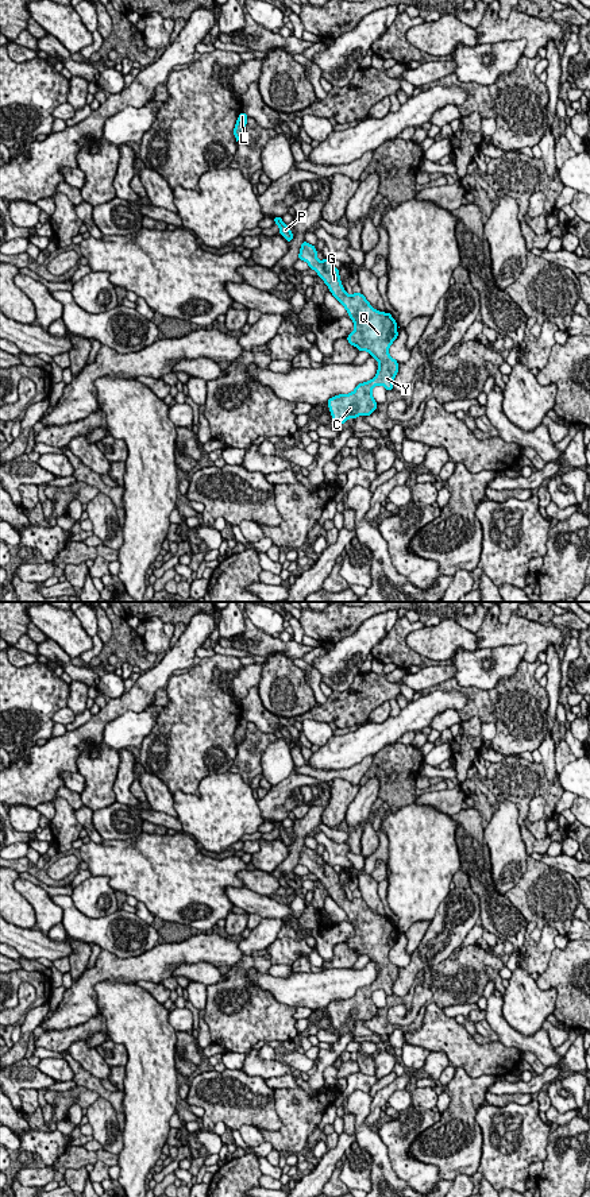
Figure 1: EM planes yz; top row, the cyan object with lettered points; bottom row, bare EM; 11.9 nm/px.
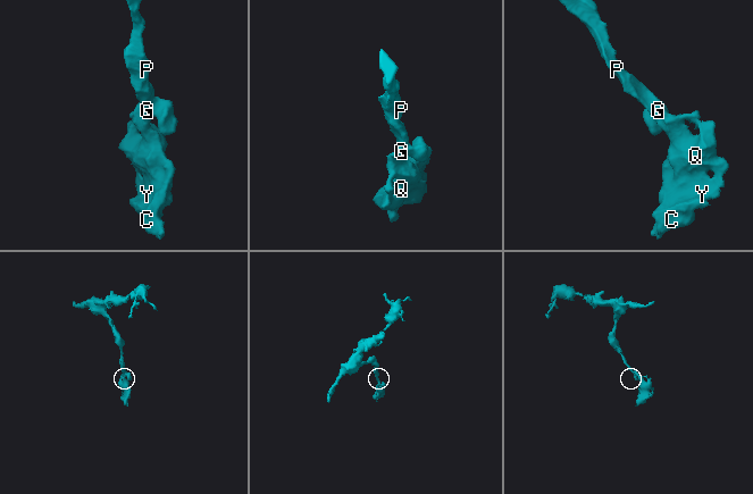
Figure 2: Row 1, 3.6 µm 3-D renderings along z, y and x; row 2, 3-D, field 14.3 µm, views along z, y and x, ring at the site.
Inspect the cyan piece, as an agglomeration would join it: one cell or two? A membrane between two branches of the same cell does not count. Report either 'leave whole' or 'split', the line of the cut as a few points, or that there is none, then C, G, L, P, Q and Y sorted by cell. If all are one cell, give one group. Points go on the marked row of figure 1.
leave whole; cut none; groups C G L P Q Y

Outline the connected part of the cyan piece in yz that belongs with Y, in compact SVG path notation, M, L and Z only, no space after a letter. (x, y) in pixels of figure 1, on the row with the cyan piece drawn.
M304 240L298 259L305 260L321 277L355 325L355 331L347 336L348 343L355 345L358 351L366 350L370 356L378 360L378 371L371 381L359 383L350 394L339 394L328 399L327 405L333 424L343 425L348 418L370 416L375 412L378 403L371 394L374 386L383 385L386 391L393 390L398 362L389 355L389 347L398 337L397 329L400 327L390 312L375 310L362 293L348 296L342 286L339 269L327 258L319 260L316 256L316 247Z

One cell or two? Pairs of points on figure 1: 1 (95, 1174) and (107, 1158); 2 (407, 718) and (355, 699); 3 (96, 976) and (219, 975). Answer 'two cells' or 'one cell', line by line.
1: two cells
2: two cells
3: two cells

